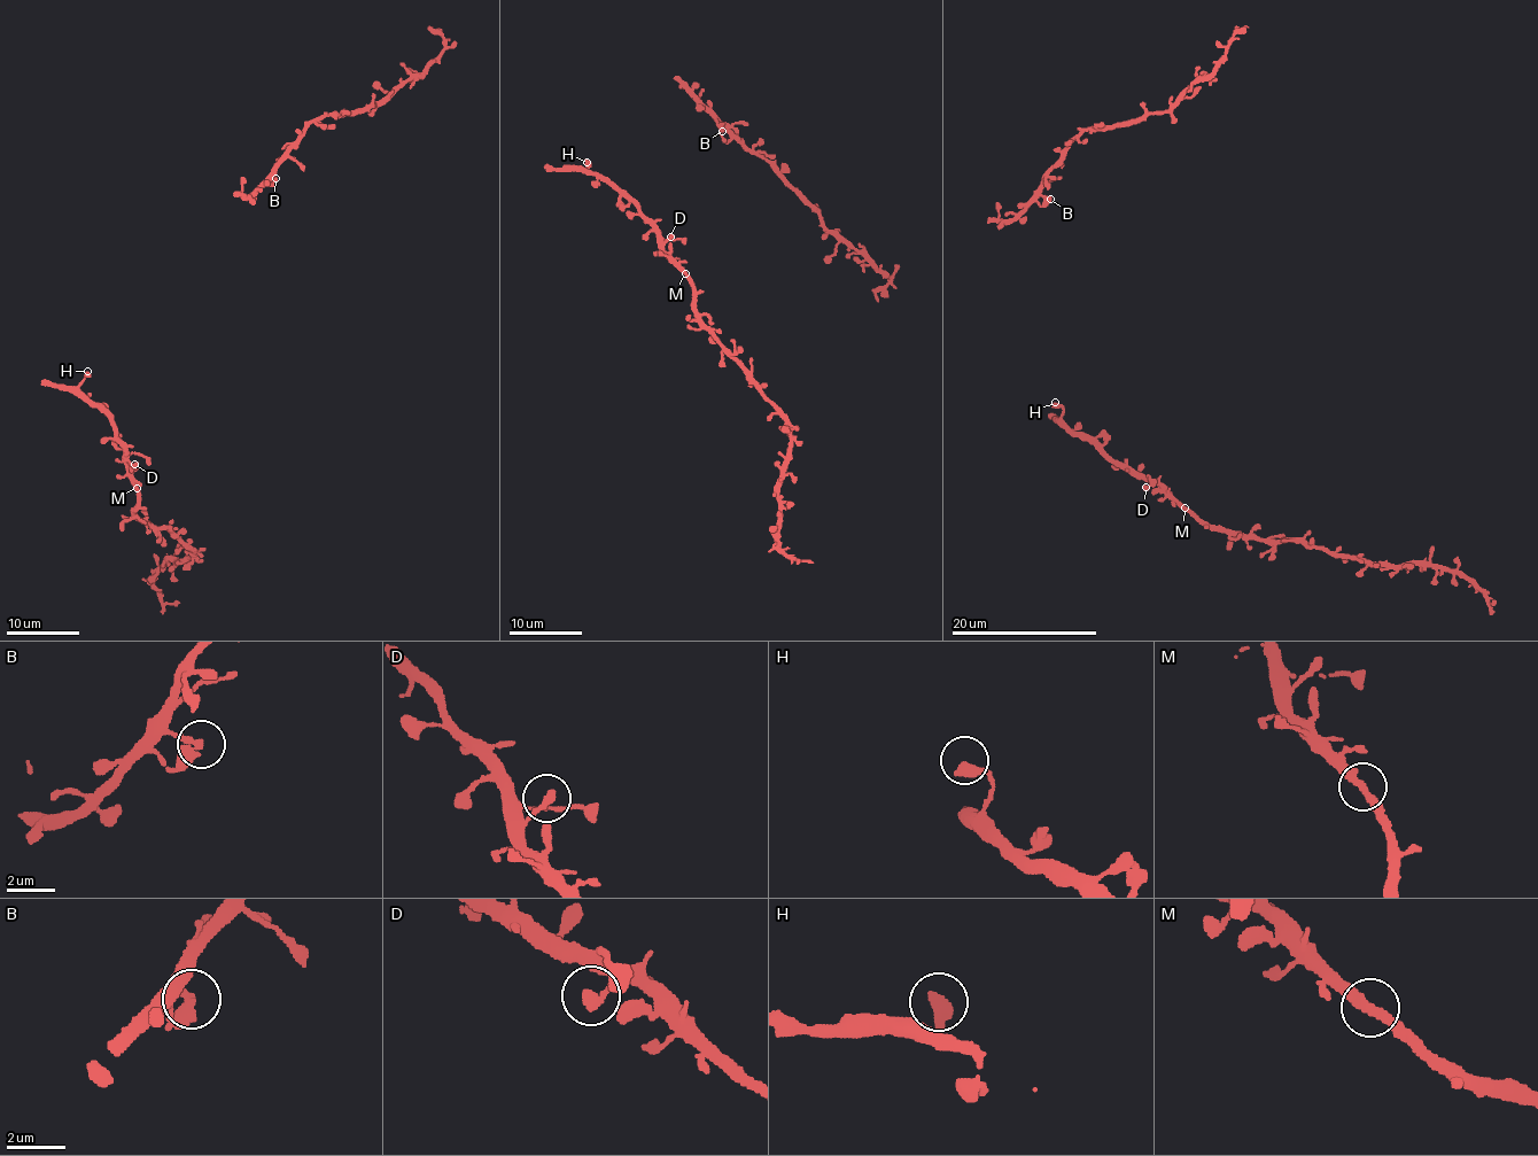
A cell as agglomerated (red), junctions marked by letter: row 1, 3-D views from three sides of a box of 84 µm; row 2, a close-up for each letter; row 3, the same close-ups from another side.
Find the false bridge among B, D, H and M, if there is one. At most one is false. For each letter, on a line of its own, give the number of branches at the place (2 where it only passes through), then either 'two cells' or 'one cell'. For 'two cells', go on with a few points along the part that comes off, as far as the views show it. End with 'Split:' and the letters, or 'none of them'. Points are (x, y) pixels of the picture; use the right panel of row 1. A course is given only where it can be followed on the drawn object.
B: branches 2; one cell
D: branches 1; one cell
H: branches 1; one cell
M: branches 2; one cell
Split: none of them

